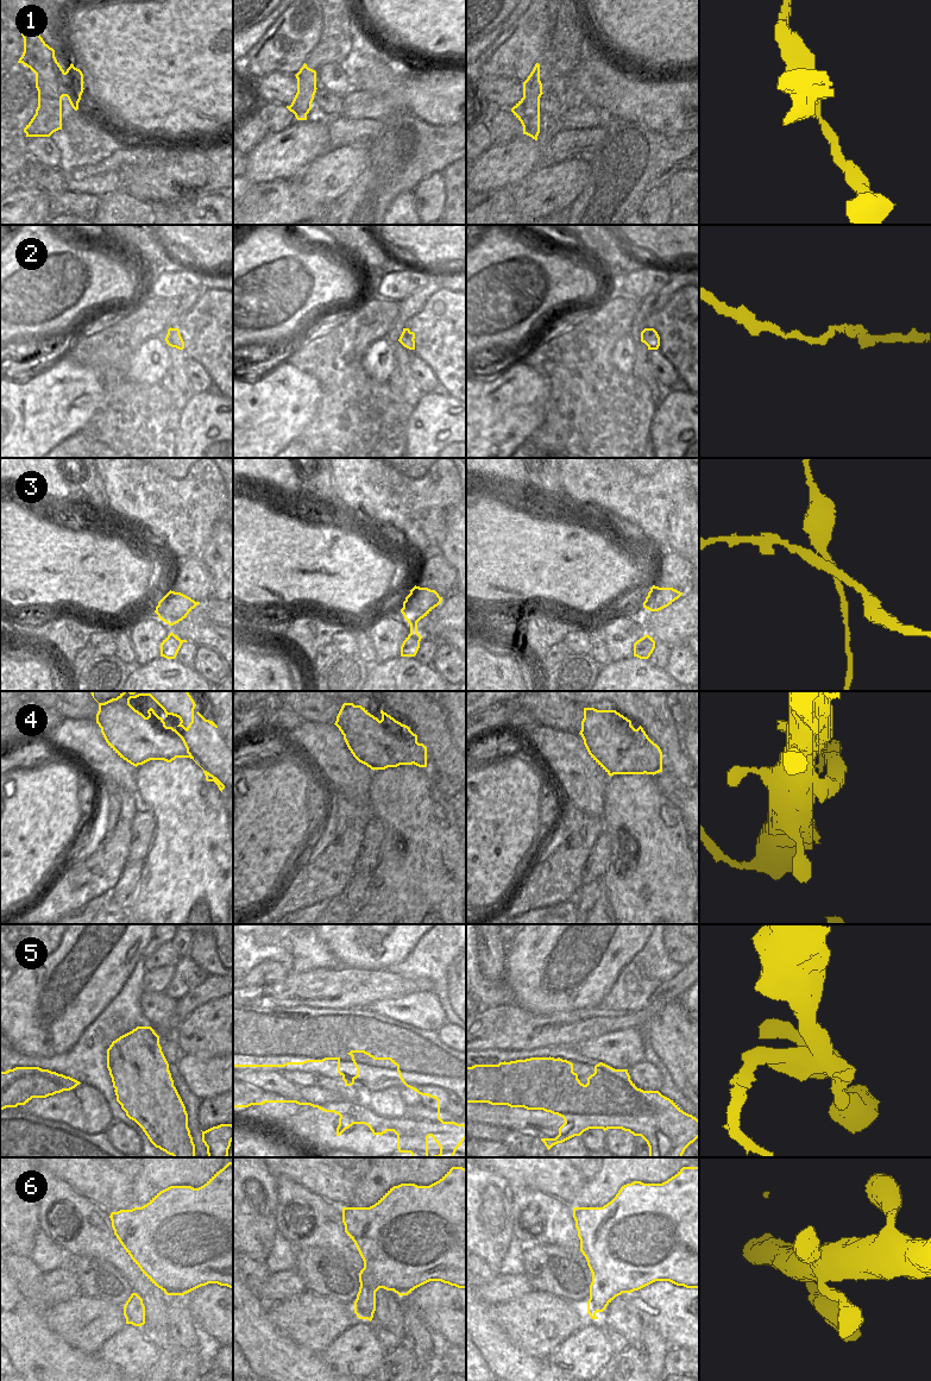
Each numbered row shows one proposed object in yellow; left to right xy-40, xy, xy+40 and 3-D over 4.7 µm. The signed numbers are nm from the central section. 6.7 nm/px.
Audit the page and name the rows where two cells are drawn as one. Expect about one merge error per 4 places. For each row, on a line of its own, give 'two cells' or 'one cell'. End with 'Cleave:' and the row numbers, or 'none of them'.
1: one cell
2: one cell
3: two cells
4: two cells
5: two cells
6: one cell
Cleave: 3, 4, 5

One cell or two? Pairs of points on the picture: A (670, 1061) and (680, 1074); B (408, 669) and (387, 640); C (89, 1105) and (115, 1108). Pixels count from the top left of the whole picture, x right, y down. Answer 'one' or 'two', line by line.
A: one
B: two
C: two

